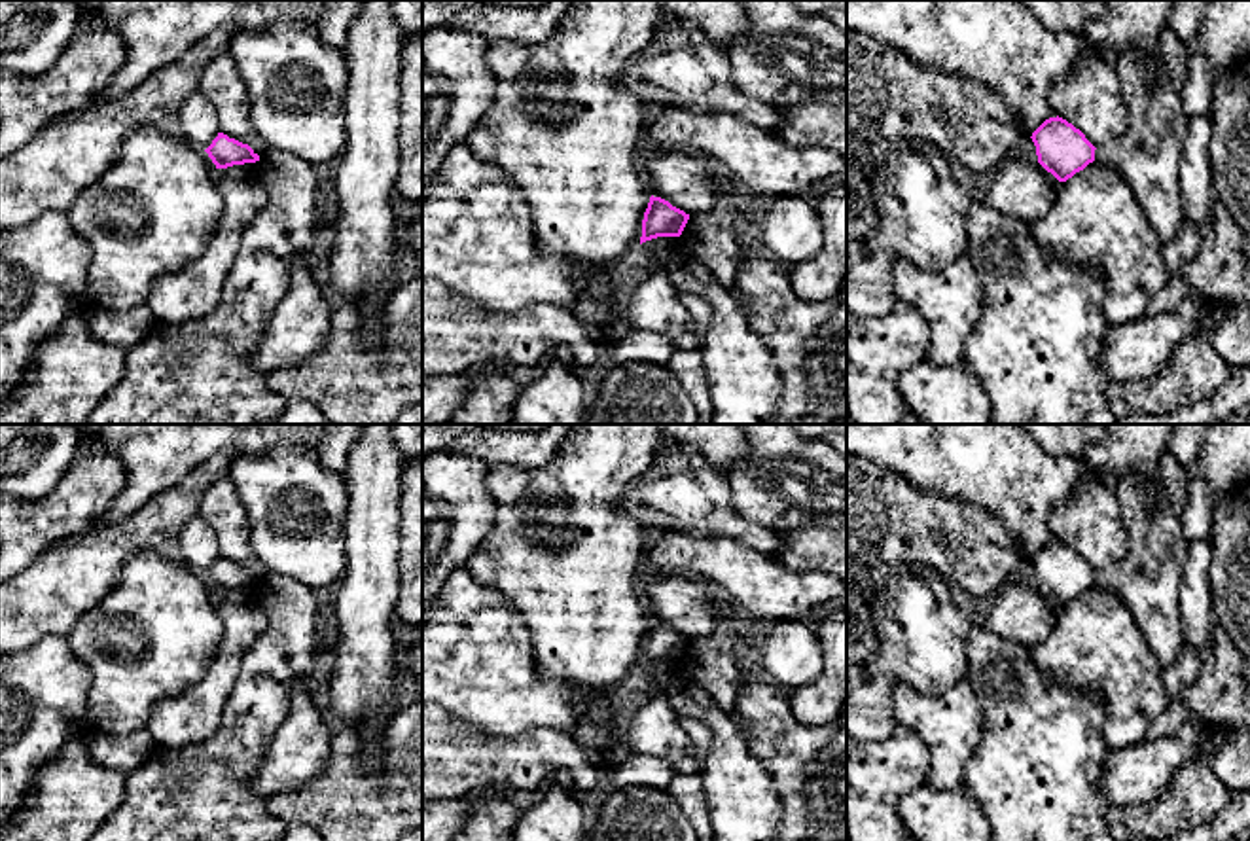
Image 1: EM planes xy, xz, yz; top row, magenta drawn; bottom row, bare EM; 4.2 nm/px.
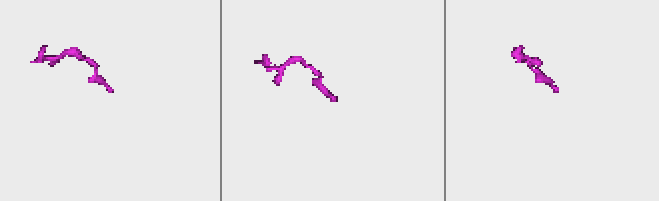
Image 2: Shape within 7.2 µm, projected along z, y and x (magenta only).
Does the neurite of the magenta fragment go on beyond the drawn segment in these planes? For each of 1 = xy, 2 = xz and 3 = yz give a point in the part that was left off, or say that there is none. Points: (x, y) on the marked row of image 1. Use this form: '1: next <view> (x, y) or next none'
1: next none
2: next none
3: next none

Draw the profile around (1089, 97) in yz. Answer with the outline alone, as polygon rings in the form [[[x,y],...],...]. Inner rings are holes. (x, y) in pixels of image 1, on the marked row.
[[[1081,59],[1070,74],[1053,83],[1049,104],[1095,148],[1116,142],[1125,133],[1127,106],[1121,76],[1104,59]]]

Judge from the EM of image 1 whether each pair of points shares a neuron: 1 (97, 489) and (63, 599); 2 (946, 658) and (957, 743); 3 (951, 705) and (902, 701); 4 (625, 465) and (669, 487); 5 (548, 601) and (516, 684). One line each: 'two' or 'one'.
1: two
2: two
3: one
4: two
5: two

